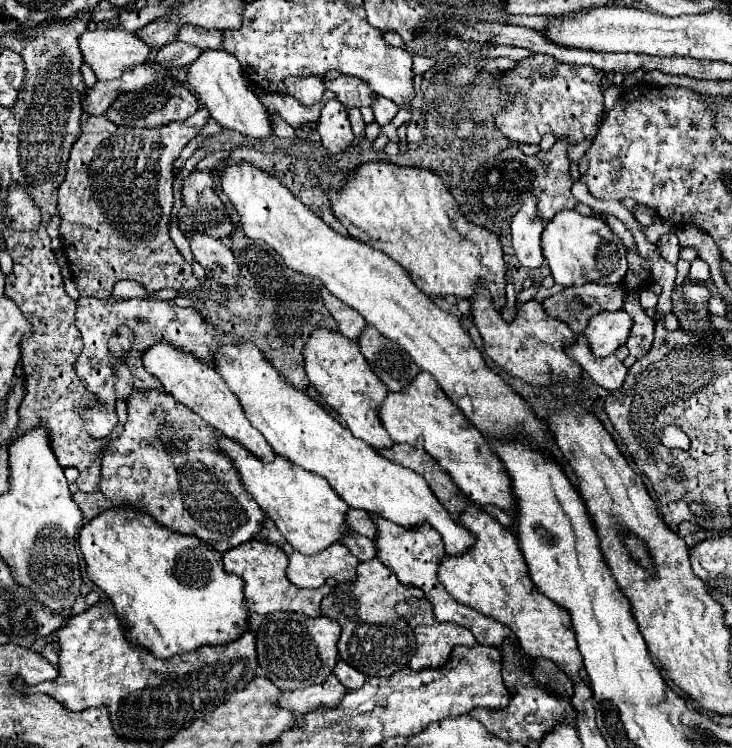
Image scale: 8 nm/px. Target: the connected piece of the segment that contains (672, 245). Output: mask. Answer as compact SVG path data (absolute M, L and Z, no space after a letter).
M675 234L663 235L657 242L657 246L661 254L663 254L663 258L673 260L673 264L677 264L677 260L679 260L679 248L681 246L679 246L679 240L677 240Z

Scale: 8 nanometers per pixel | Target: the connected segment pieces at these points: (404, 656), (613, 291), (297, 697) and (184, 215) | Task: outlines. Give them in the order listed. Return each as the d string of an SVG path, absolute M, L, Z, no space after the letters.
M379 558L359 562L357 578L353 582L337 584L321 602L321 614L337 620L341 626L341 638L337 650L347 664L407 664L415 652L415 636L407 622L395 616L395 604L405 598L423 598L423 592L413 586L401 584L393 570Z
M603 284L571 286L541 302L549 316L569 324L575 334L581 334L585 330L591 314L597 314L601 310L619 310L621 304L623 288Z
M331 674L323 684L309 686L305 690L281 690L275 704L293 714L297 712L307 714L319 706L325 706L325 708L337 706L339 700L345 696L345 692L347 690L343 690L339 686L339 680L335 680L335 676Z
M193 170L185 178L183 186L183 206L177 214L177 224L181 232L203 232L213 238L229 238L229 234L235 230L235 224L231 222L231 216L225 210L225 204L217 196L215 190L215 172L213 170Z

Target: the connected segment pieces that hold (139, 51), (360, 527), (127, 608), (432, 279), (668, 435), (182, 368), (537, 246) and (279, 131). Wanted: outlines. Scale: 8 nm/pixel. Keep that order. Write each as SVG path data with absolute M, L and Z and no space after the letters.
M111 28L85 30L79 36L79 50L97 80L113 80L121 76L123 68L145 62L151 48L135 34L121 28Z
M351 508L349 514L347 514L347 524L349 524L351 530L355 530L355 532L371 538L371 540L377 536L377 532L375 532L377 526L375 526L373 518L367 512L363 512L363 510L353 510Z
M111 508L111 510L101 512L99 516L95 516L91 522L87 522L87 524L81 528L81 534L79 534L79 548L81 548L81 554L83 554L83 558L85 558L87 576L109 596L109 600L111 600L111 604L113 604L113 608L115 608L117 618L119 618L121 624L127 628L127 640L133 640L133 642L139 644L141 648L149 650L155 658L171 658L171 656L177 656L177 654L185 654L185 652L197 650L197 648L201 648L201 646L227 644L227 642L231 642L231 640L241 638L241 634L247 632L247 626L249 626L249 612L247 612L247 608L245 608L243 580L241 580L239 576L225 574L223 562L221 562L221 552L215 552L215 548L209 546L207 542L201 542L201 540L195 538L195 536L185 536L185 534L171 532L171 530L159 526L151 516L147 516L147 514L139 512L139 510L133 510L133 508Z
M369 162L353 172L343 190L329 190L327 194L333 214L349 234L397 260L427 296L473 298L477 282L485 280L495 308L505 308L507 278L499 236L467 222L435 172Z
M669 424L663 428L661 434L661 442L665 448L679 448L679 450L689 450L689 438L687 434L683 434L677 426Z
M157 344L157 346L149 348L143 354L143 366L145 366L145 370L149 374L153 374L153 376L157 376L161 380L161 384L165 386L165 390L175 400L179 400L181 404L185 404L187 408L191 408L195 414L199 414L221 436L225 436L225 438L241 444L245 450L249 450L253 456L257 456L263 462L273 462L275 460L273 448L263 438L263 434L259 434L259 430L253 428L251 422L245 418L243 408L241 408L237 396L229 390L227 382L221 378L219 372L215 372L215 368L205 366L195 356L179 352L177 348L171 348L169 344Z
M527 198L511 220L511 242L521 266L529 270L539 268L543 264L541 232L543 232L543 222L537 216L535 198Z
M271 116L271 120L273 120L273 132L275 132L275 136L289 138L289 140L295 138L295 130L281 116Z

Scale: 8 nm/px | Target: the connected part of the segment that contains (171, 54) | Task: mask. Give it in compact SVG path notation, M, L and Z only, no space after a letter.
M171 42L157 52L157 62L165 62L171 66L189 66L193 64L203 50L185 42Z

